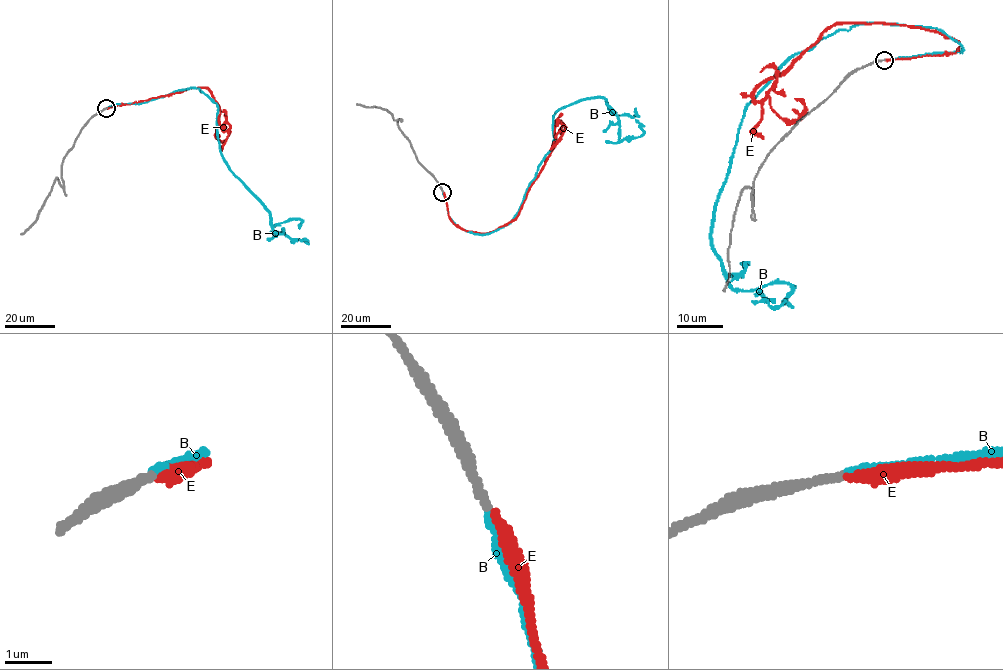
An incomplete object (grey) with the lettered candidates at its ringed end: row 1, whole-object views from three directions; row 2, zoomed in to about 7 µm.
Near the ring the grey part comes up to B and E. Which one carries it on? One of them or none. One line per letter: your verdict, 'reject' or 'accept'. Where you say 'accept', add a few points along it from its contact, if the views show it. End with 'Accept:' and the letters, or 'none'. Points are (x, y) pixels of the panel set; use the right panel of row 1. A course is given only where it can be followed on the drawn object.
B: accept; it runs (885, 60), (963, 50), (860, 23), (748, 104), (711, 248), (735, 290), (791, 287), (751, 301)
E: reject
Accept: B

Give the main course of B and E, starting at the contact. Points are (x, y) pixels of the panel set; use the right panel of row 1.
B: (885, 60), (963, 50), (860, 23), (748, 104), (711, 248), (735, 290), (791, 287), (751, 301)
E: (885, 60), (960, 43), (836, 23), (753, 97), (789, 120), (804, 109), (794, 98)

